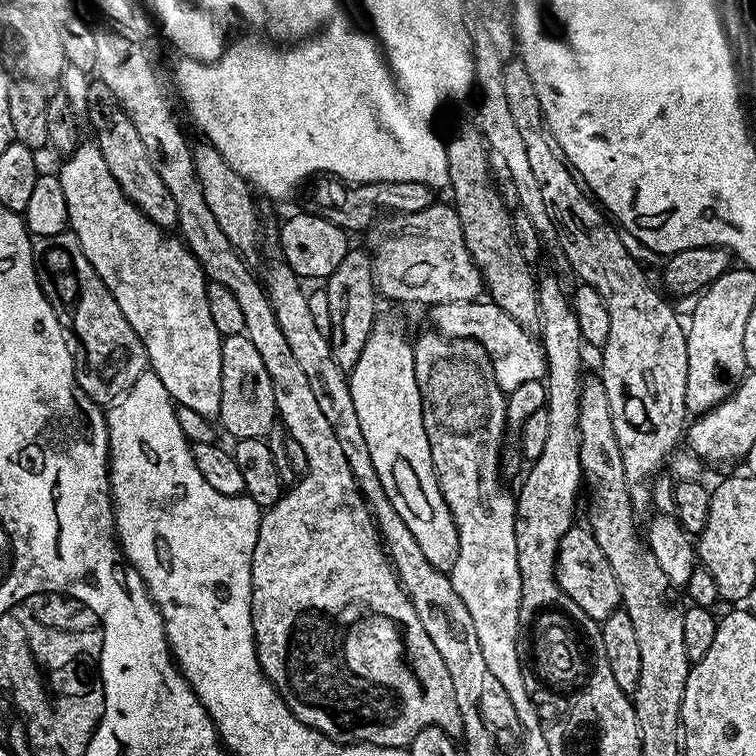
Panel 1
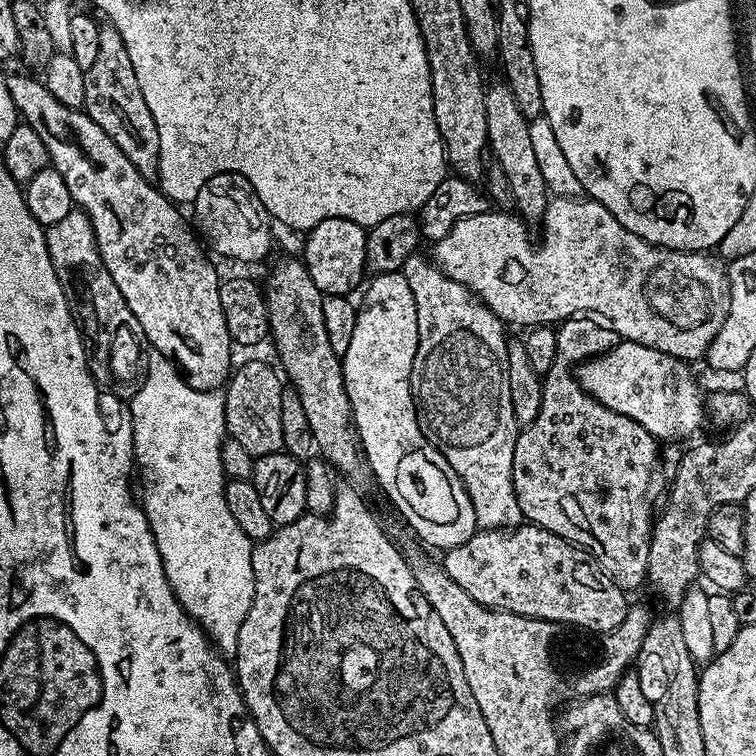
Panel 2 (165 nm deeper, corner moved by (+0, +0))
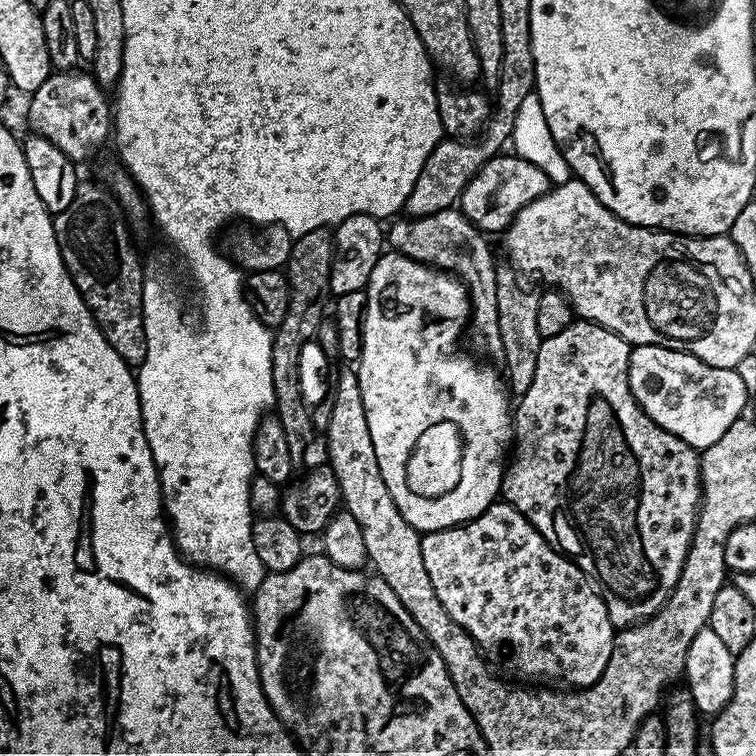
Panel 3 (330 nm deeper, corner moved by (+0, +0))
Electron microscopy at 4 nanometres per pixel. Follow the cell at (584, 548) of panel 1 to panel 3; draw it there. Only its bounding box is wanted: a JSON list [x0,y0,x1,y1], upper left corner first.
[421,502,614,690]

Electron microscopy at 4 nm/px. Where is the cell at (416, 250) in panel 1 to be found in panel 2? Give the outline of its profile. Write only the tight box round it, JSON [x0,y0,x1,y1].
[430,196,728,362]

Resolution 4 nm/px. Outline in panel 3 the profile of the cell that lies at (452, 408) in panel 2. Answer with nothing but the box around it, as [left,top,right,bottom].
[386,207,503,357]

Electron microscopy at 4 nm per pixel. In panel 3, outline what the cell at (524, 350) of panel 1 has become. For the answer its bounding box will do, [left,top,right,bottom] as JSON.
[628,344,750,450]

